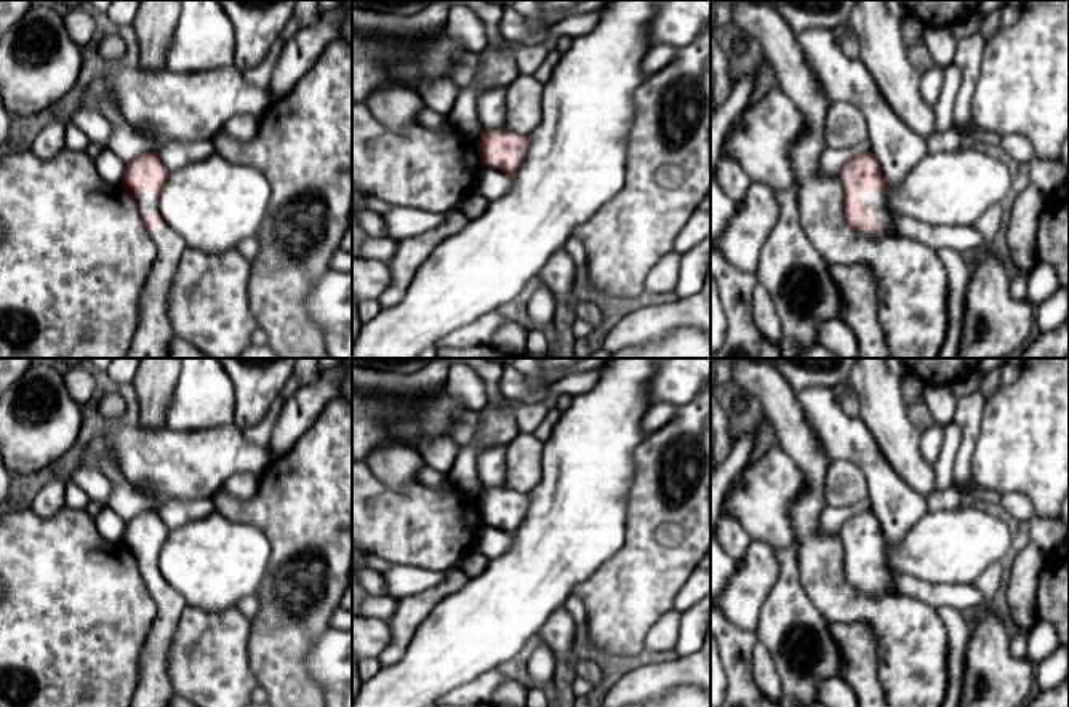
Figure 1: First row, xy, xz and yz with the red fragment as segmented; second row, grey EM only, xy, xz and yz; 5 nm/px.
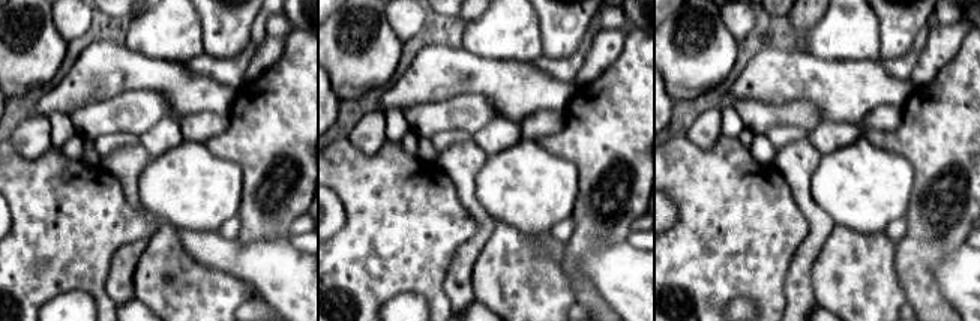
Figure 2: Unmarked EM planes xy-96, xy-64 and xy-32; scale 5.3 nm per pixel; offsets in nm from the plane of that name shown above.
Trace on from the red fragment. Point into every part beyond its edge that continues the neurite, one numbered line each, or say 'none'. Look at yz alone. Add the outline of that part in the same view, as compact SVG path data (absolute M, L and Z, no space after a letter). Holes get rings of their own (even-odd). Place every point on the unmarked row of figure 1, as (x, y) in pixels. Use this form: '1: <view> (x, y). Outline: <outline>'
1: yz (876, 560). Outline: M871 549L871 550L861 550L859 555L863 555L867 560L867 571L869 573L879 573L880 574L879 590L875 592L874 589L871 589L867 592L867 595L882 597L882 595L896 593L898 589L896 589L893 577L887 568L885 553Z

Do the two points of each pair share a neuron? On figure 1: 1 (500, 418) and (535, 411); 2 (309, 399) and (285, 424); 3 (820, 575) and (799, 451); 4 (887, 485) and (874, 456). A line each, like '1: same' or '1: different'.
1: different
2: same
3: same
4: same

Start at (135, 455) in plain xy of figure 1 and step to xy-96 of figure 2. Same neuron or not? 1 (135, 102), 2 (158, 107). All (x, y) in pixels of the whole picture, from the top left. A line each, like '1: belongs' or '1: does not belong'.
1: does not belong
2: does not belong

